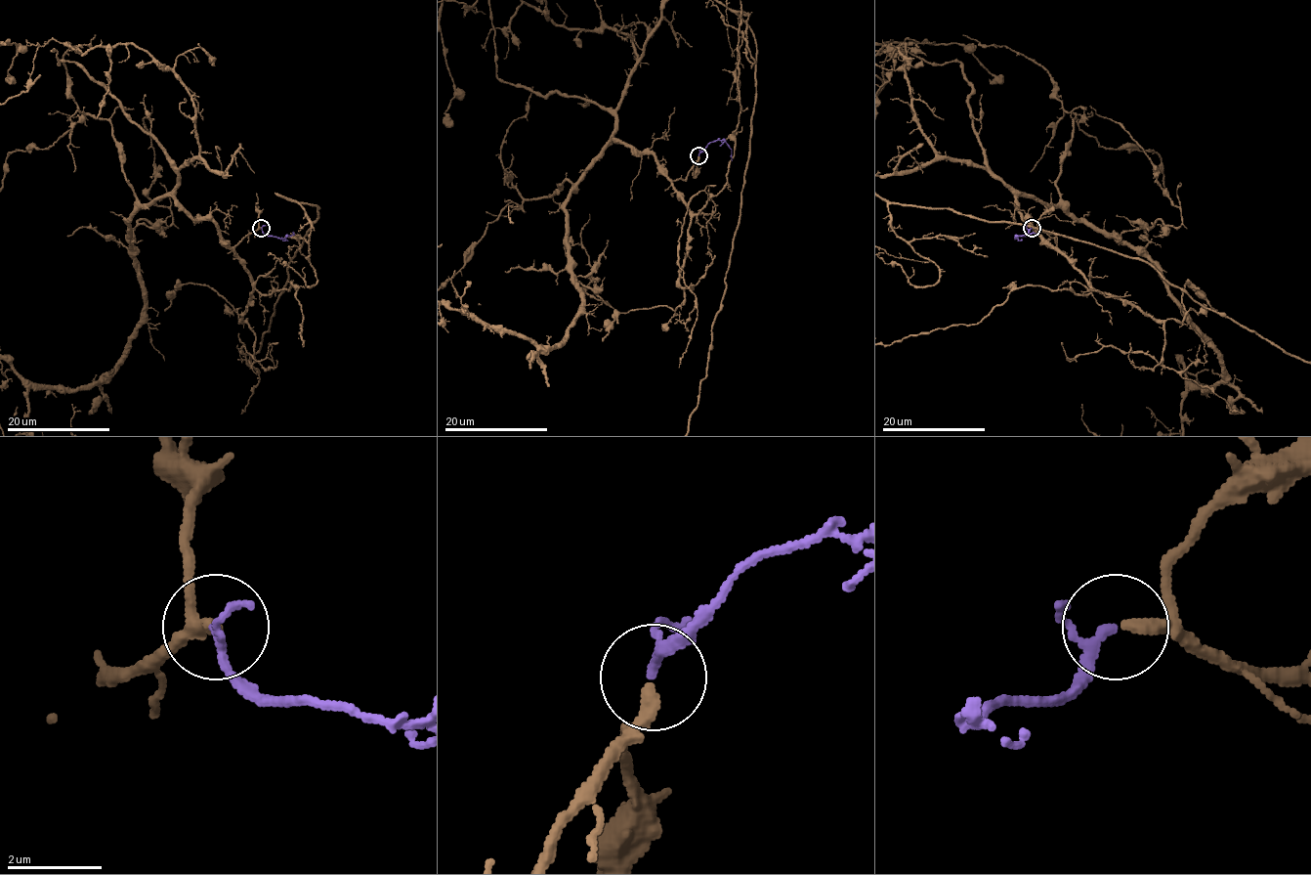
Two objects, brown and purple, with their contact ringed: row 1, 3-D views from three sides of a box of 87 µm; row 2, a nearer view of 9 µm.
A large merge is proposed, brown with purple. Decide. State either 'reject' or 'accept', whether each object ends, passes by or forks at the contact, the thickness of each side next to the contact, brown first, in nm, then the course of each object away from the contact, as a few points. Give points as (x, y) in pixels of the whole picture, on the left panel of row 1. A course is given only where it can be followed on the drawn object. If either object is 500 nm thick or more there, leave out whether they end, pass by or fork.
accept | brown ends | purple passes by | 280/160 nm | purple via (261, 227), (272, 237), (284, 238), (293, 233), (294, 235)

